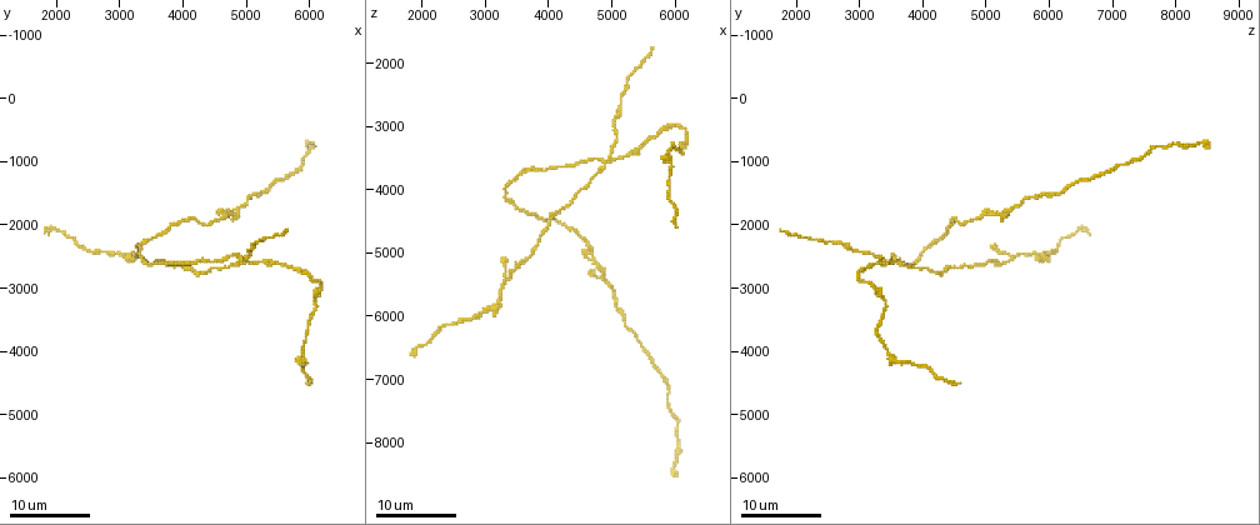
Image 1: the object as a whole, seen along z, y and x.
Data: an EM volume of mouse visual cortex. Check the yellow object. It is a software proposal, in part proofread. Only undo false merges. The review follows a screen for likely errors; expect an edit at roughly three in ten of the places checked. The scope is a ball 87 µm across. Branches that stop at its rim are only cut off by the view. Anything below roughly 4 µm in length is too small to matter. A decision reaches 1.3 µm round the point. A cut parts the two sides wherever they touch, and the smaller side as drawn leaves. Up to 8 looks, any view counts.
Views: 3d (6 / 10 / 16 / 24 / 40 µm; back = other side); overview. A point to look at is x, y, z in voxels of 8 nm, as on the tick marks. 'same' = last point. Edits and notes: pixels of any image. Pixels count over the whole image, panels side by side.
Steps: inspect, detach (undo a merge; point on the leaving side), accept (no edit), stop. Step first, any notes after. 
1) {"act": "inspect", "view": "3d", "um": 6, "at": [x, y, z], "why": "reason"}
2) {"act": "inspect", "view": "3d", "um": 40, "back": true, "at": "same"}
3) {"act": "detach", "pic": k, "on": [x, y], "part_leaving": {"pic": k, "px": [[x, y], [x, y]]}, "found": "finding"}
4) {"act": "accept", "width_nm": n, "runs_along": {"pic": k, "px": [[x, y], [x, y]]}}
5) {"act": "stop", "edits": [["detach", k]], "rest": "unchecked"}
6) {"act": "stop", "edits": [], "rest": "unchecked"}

{"act": "inspect", "view": "3d", "um": 24, "at": [4950, 2550, 3550], "why": "four arms meet"}

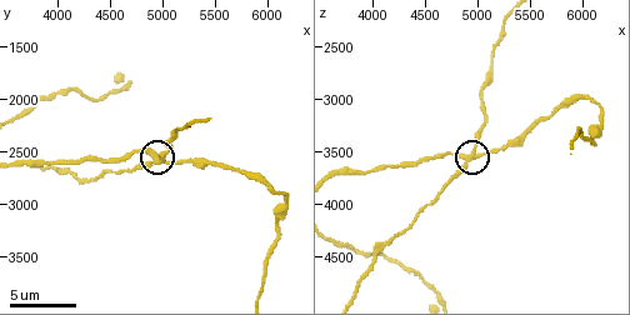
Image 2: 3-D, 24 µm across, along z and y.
{"act": "inspect", "view": "3d", "um": 10, "at": [4940, 2560, 3540]}

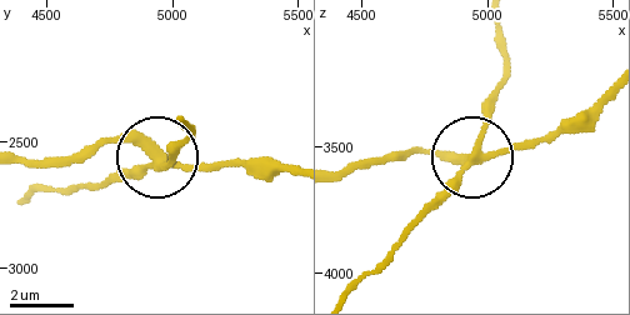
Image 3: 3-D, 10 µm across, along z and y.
{"act": "detach", "pic": 3, "on": [121, 170], "part_leaving": {"pic": 3, "px": [[158, 164], [88, 188], [29, 196]]}, "found": "a second neuron is stuck on"}

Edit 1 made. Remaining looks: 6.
{"act": "inspect", "view": "overview", "why": "see it whole again"}

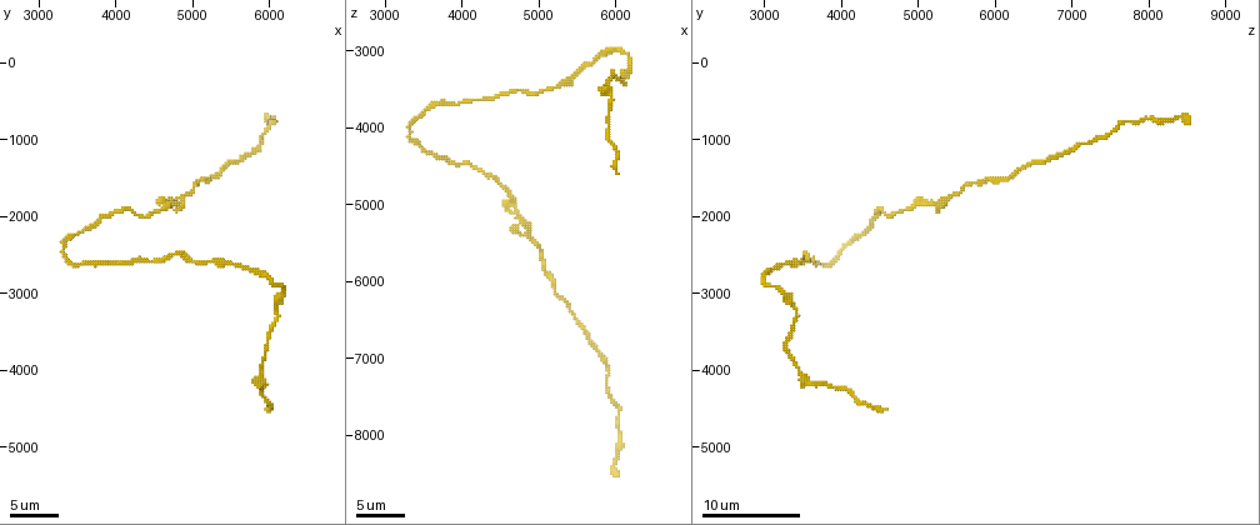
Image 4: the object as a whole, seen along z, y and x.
{"act": "inspect", "view": "3d", "um": 10, "at": [3800, 2600, 3700], "why": "calibre changes"}

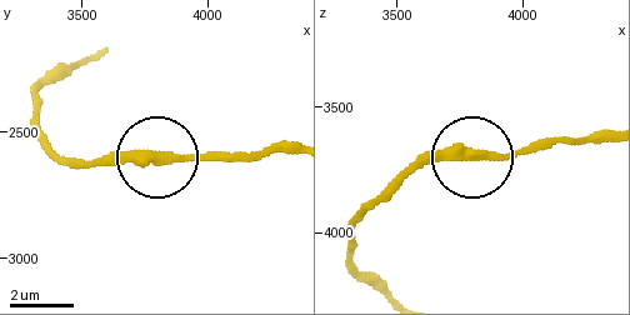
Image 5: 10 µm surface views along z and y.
{"act": "accept", "runs_along": {"pic": 5, "px": [[361, 211], [448, 158], [550, 149]]}, "found": "continuous, no second neuron"}

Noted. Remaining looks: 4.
{"act": "inspect", "view": "3d", "um": 16, "at": [5460, 2620, 3300], "why": "sudden change in width"}

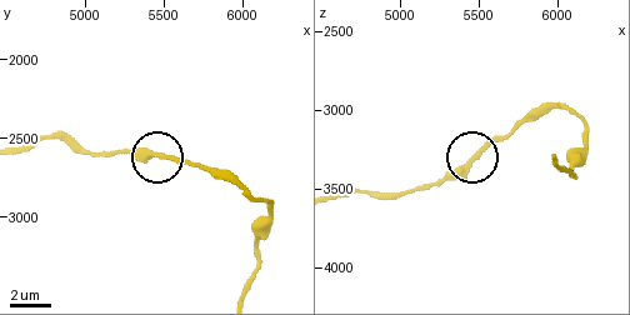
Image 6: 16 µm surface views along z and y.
{"act": "accept", "runs_along": {"pic": 6, "px": [[336, 199], [361, 190], [391, 195], [443, 184], [526, 116]]}, "found": "all the same neuron"}

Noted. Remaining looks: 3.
{"act": "inspect", "view": "3d", "um": 6, "at": [4750, 1800, 5150], "why": "sudden change in width"}

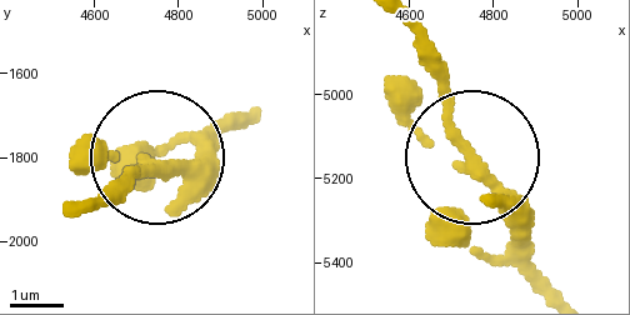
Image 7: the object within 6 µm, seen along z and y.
{"act": "inspect", "view": "3d", "um": 6, "back": true, "at": [4755, 1830, 5175], "why": "other side"}

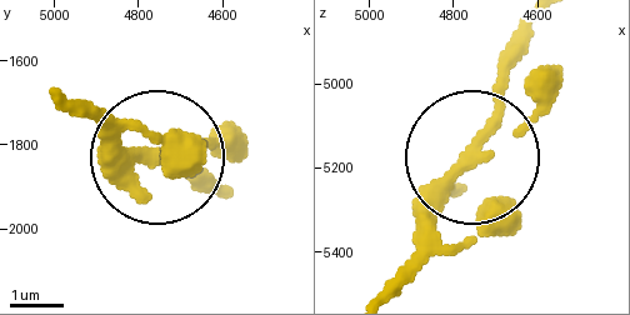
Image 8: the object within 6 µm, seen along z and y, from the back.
{"act": "accept", "runs_along": {"pic": 8, "px": [[223, 188], [65, 111]]}, "found": "continuous, no second neuron"}

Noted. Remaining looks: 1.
{"act": "stop", "edits": [["detach", 3]], "rest": "unchecked"}

